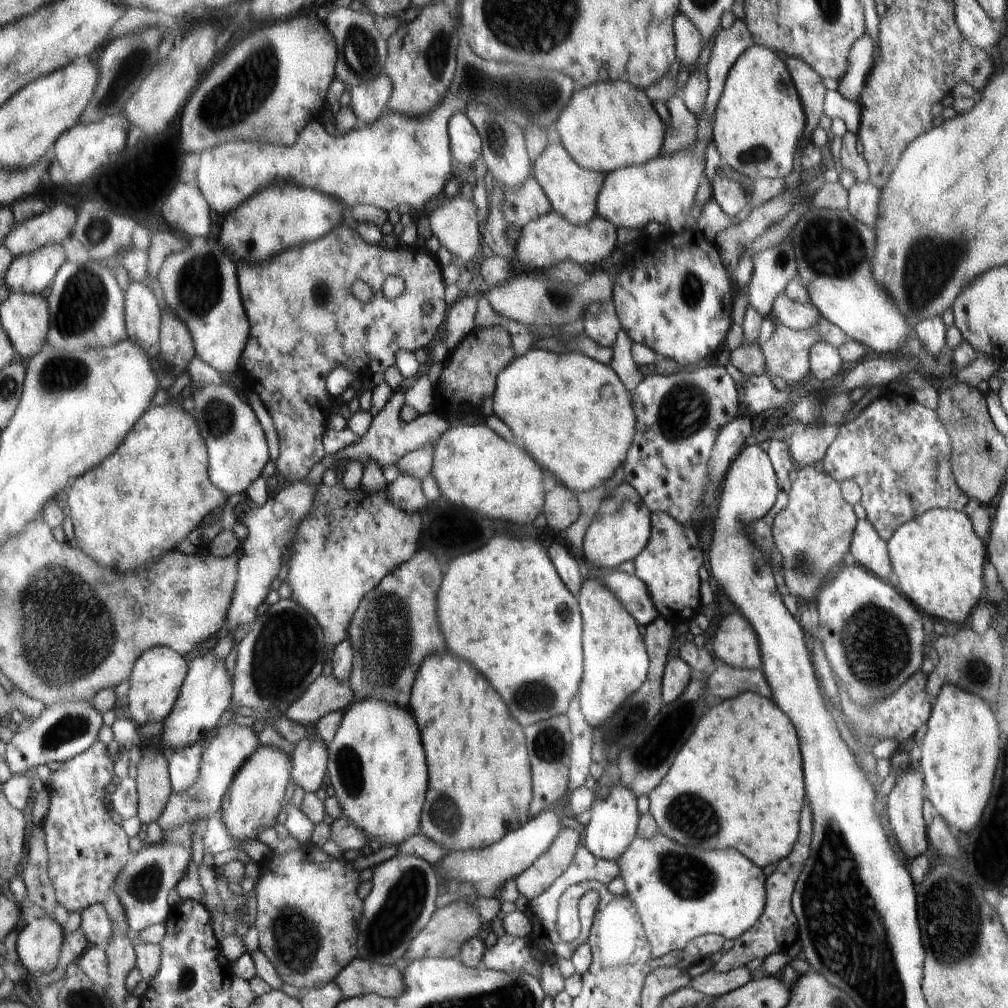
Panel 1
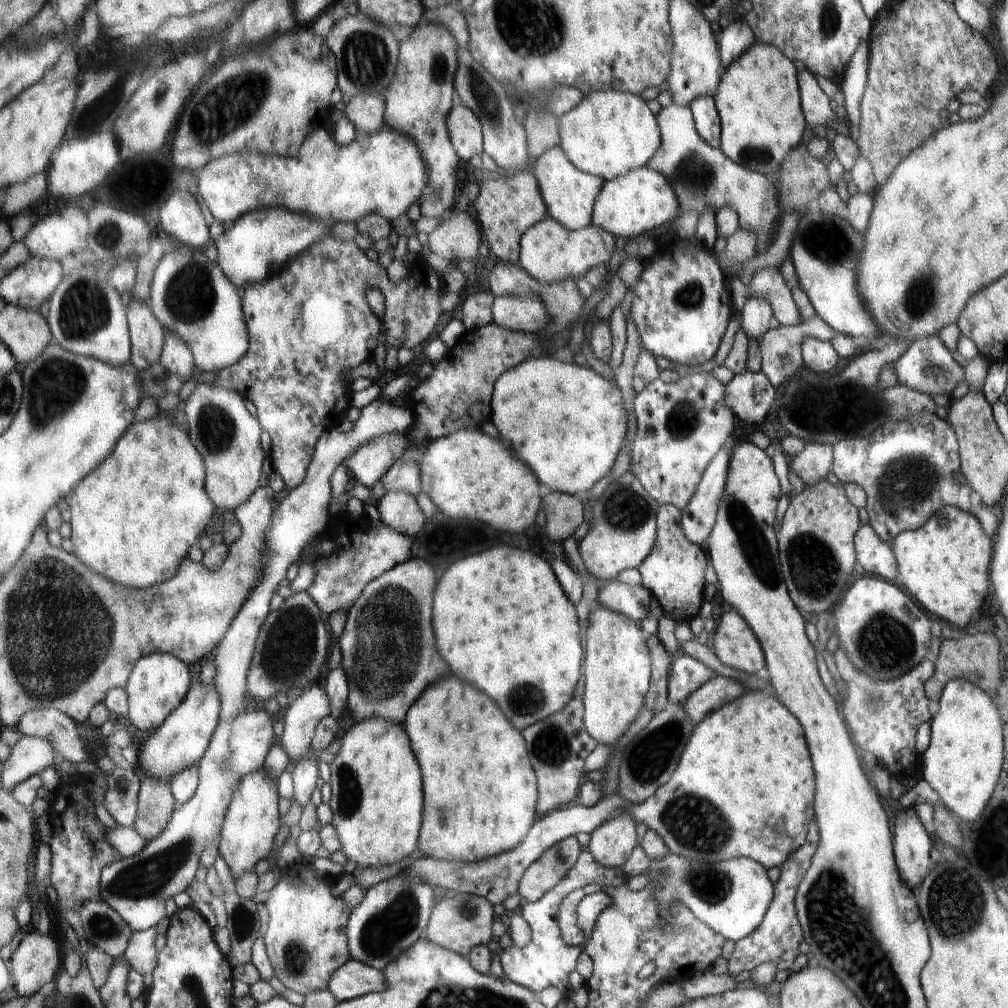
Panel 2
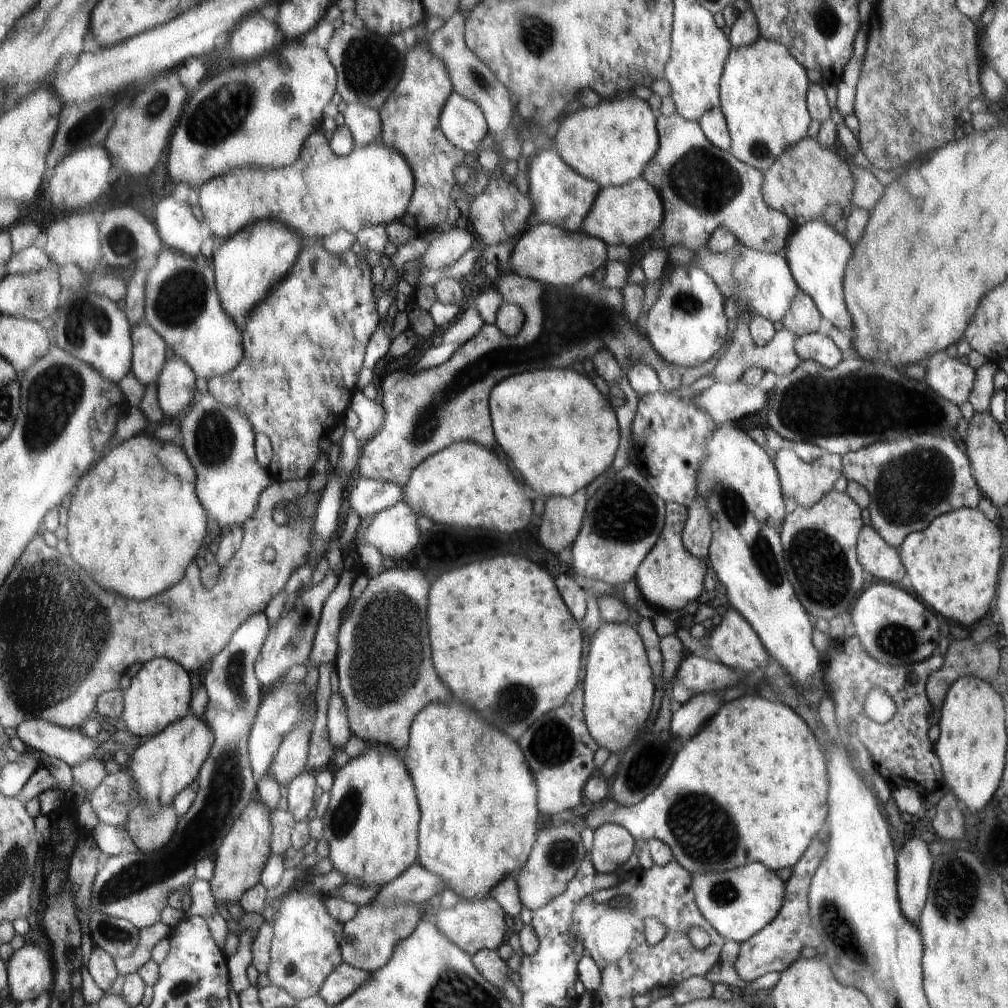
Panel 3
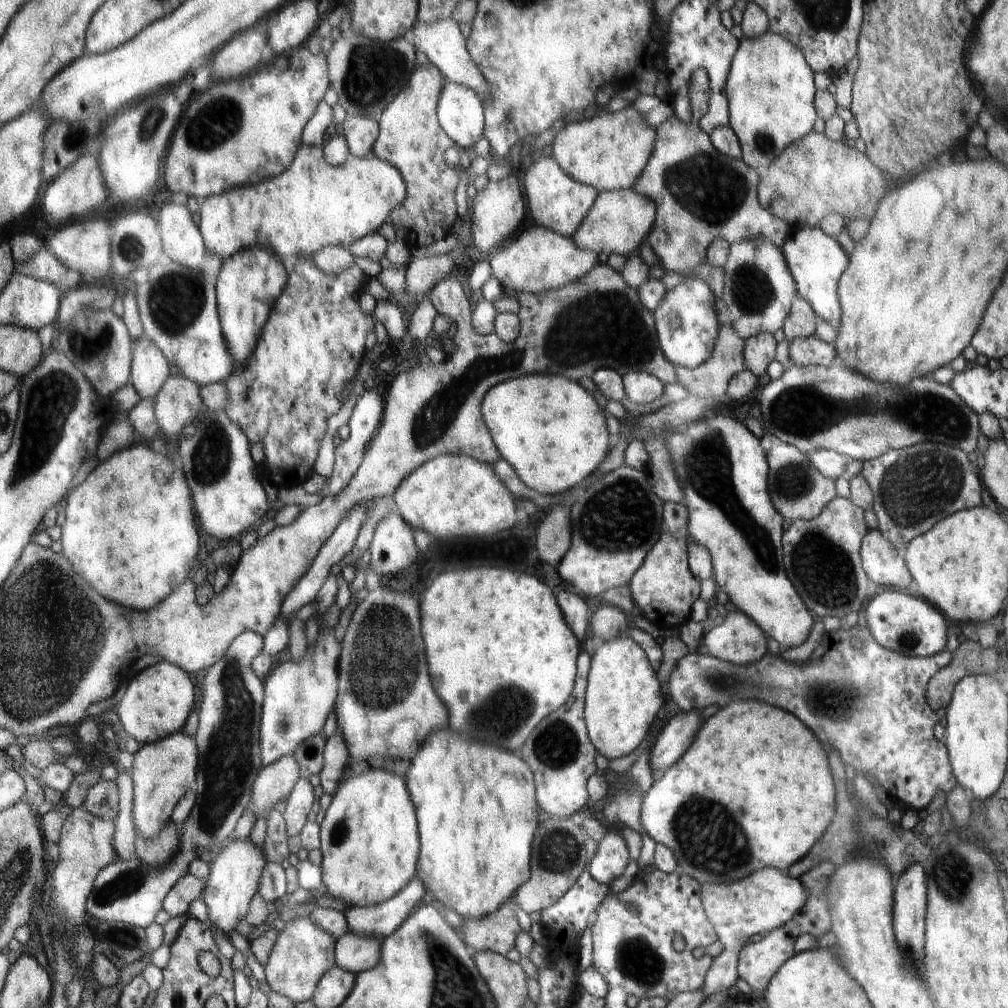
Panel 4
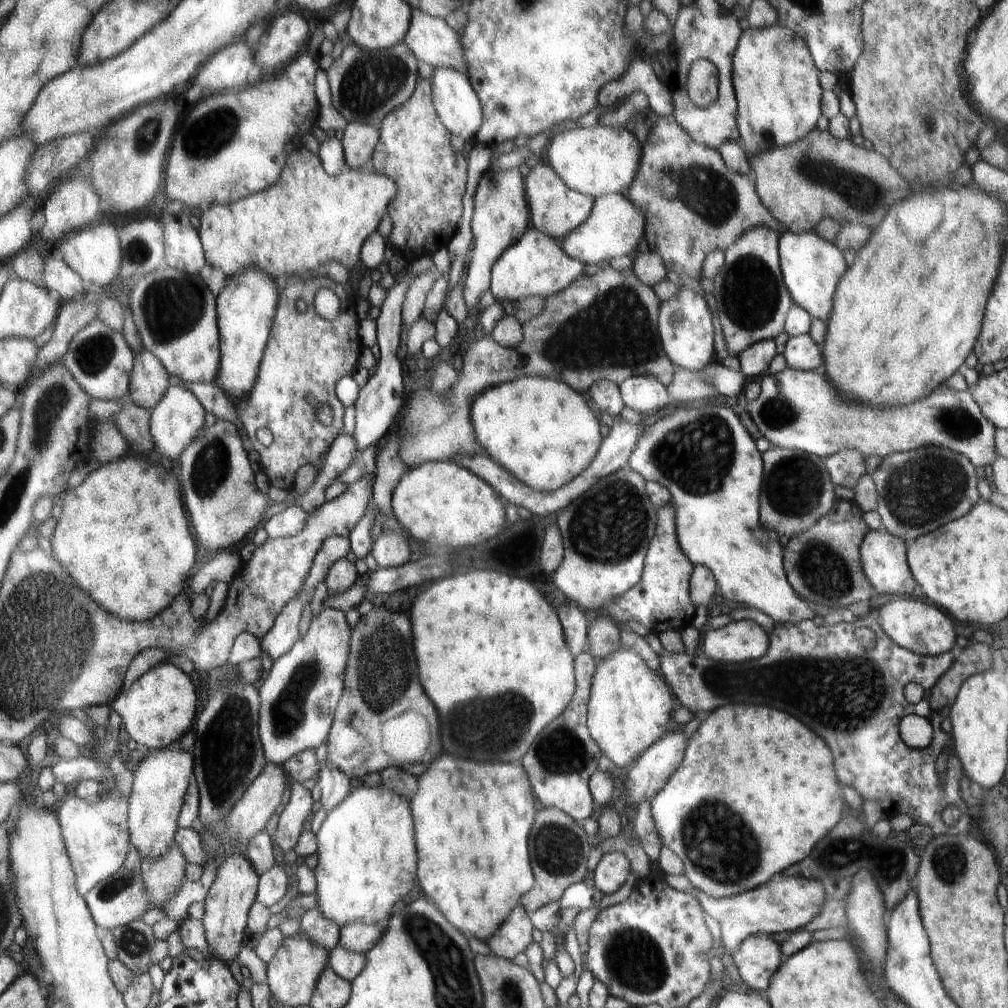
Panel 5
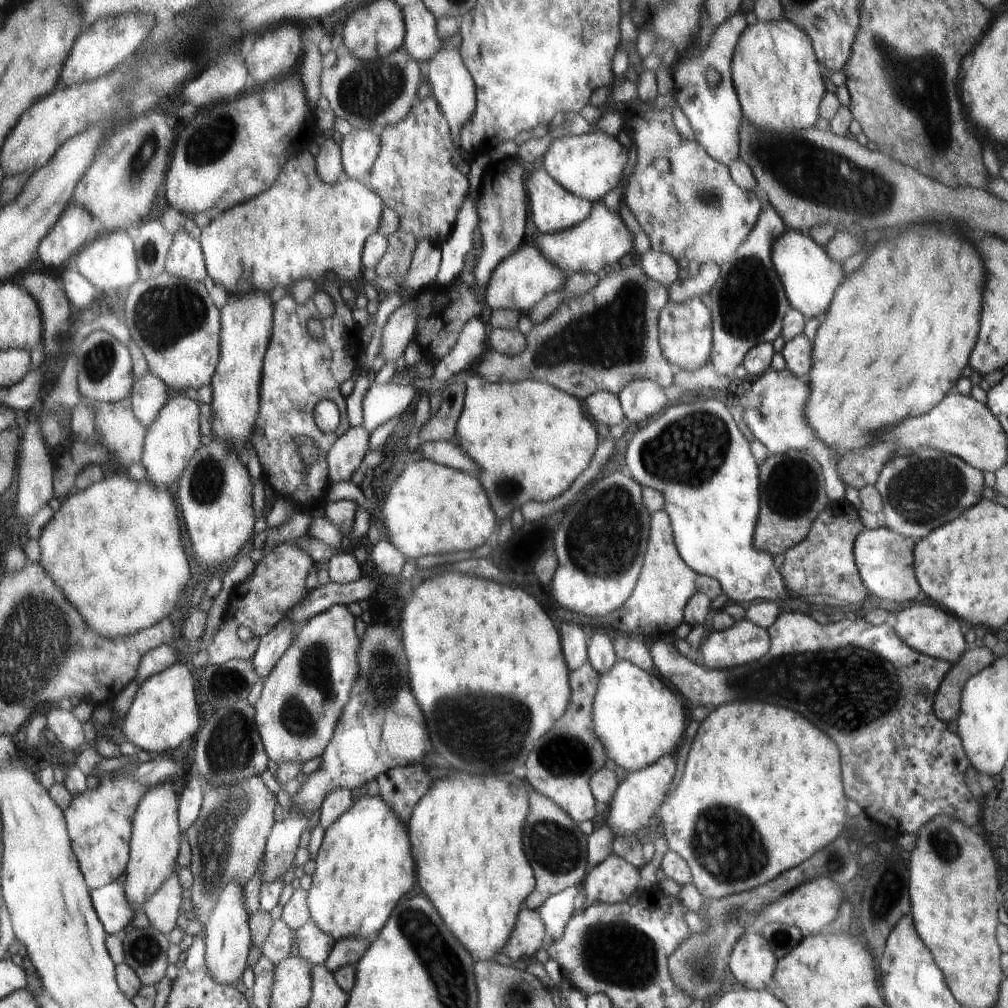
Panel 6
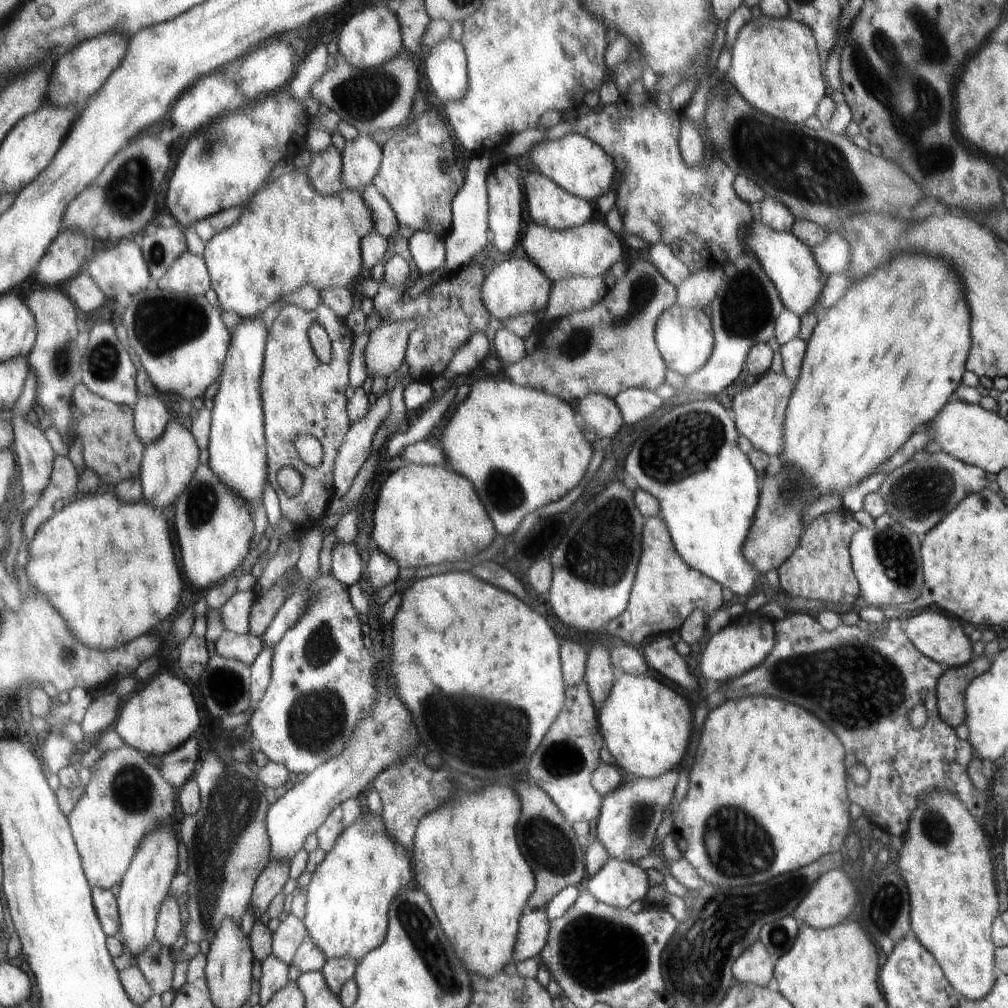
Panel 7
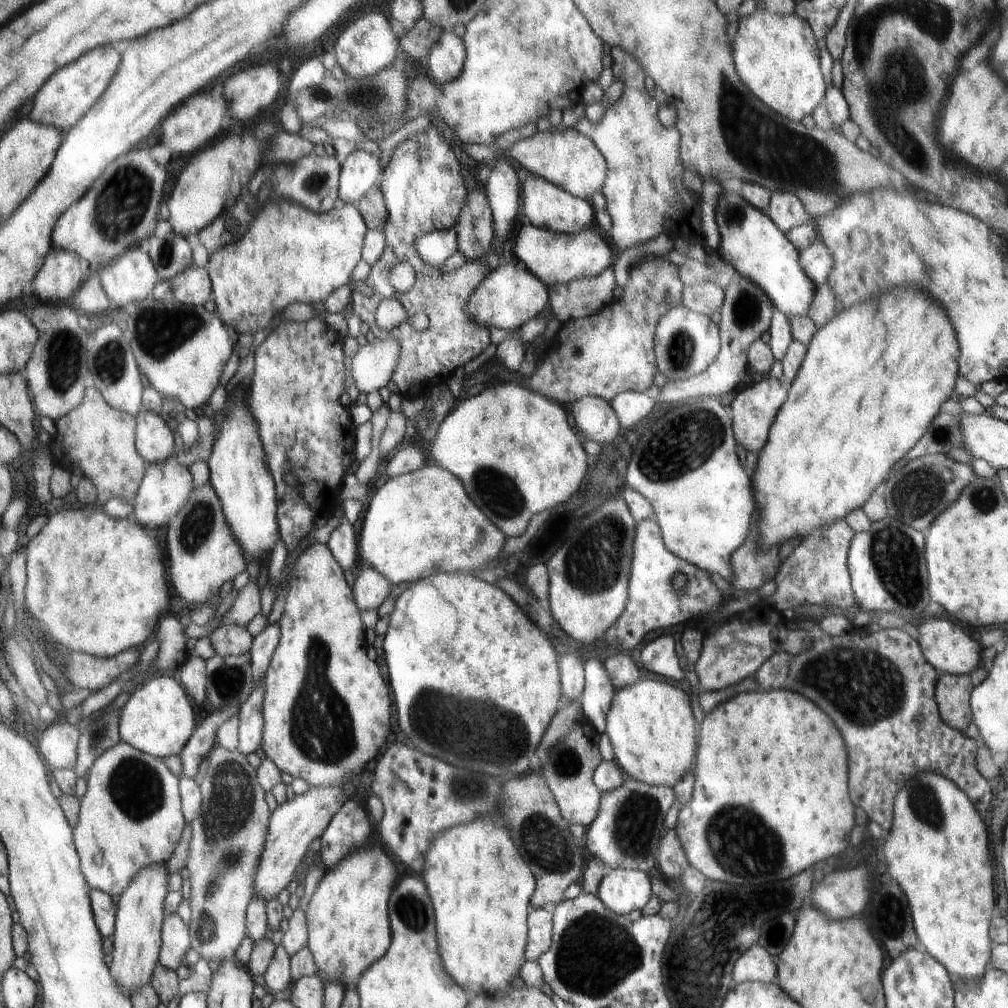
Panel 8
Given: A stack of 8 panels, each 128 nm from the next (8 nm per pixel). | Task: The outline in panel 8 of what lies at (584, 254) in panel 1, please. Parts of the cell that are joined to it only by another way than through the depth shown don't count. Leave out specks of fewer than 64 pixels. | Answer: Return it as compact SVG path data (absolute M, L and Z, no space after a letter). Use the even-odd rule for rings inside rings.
M504 264L491 268L491 273L473 290L467 300L467 313L482 329L502 328L508 333L520 329L536 314L548 306L548 290L538 276L532 274L524 264Z

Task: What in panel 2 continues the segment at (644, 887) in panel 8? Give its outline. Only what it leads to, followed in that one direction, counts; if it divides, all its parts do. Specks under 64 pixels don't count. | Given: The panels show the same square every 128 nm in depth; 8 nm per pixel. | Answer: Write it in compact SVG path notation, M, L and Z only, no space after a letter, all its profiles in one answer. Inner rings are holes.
M630 811L617 813L616 818L602 822L598 828L594 828L590 832L590 840L586 849L599 864L609 868L622 867L622 864L629 860L634 851L634 846L636 846L636 828L628 816L632 816Z

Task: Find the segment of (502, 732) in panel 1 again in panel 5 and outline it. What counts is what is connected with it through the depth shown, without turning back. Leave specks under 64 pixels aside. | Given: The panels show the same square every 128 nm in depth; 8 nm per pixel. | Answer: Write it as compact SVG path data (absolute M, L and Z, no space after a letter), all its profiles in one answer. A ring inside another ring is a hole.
M442 754L430 768L428 772L420 778L420 786L412 798L410 804L413 805L413 822L416 840L416 854L418 854L418 882L424 890L424 894L434 900L438 904L438 908L442 908L442 912L446 912L446 916L450 916L450 922L454 924L466 936L474 936L482 942L490 940L494 933L501 927L501 924L509 918L510 911L513 910L514 904L521 900L530 888L534 886L535 878L530 870L530 860L528 860L528 836L530 836L530 828L536 816L536 808L534 808L534 796L530 790L530 782L526 778L526 772L520 766L514 764L476 764L470 760L458 760L450 754Z

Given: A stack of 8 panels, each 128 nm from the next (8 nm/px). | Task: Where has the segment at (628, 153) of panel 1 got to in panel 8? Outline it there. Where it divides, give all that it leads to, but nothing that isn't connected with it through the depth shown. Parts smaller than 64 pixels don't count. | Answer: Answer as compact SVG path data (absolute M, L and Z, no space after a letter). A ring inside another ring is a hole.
M558 126L553 131L537 132L531 137L519 139L509 150L508 156L518 160L530 173L584 200L590 200L596 192L602 192L608 176L608 161L594 141L576 128Z

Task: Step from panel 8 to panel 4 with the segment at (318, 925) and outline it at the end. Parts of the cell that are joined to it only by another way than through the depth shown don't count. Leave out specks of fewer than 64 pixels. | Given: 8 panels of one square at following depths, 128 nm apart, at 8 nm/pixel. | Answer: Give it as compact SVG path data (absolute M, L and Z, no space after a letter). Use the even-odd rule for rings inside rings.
M370 767L360 775L351 772L342 778L341 787L332 794L332 802L320 825L320 852L322 852L322 882L326 893L349 906L382 904L397 896L414 878L418 867L419 835L413 798L408 794L405 778L384 768Z

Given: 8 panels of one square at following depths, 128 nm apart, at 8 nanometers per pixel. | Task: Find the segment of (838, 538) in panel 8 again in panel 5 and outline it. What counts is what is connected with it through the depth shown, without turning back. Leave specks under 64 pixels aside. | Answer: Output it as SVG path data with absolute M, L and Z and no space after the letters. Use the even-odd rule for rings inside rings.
M837 499L832 510L809 531L804 531L790 538L786 546L786 572L790 572L790 584L798 594L805 597L810 604L815 604L822 611L833 611L834 608L846 608L854 602L866 602L872 596L872 586L866 578L860 562L860 544L868 532L868 526L862 518L860 508L852 501Z

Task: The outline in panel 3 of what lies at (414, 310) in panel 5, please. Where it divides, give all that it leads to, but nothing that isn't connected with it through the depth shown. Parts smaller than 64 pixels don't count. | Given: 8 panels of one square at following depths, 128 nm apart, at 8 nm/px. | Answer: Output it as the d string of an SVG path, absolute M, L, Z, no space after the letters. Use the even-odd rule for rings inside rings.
M458 226L450 232L436 233L436 237L421 256L421 268L442 269L453 265L464 252L474 246L474 238L476 236Z

